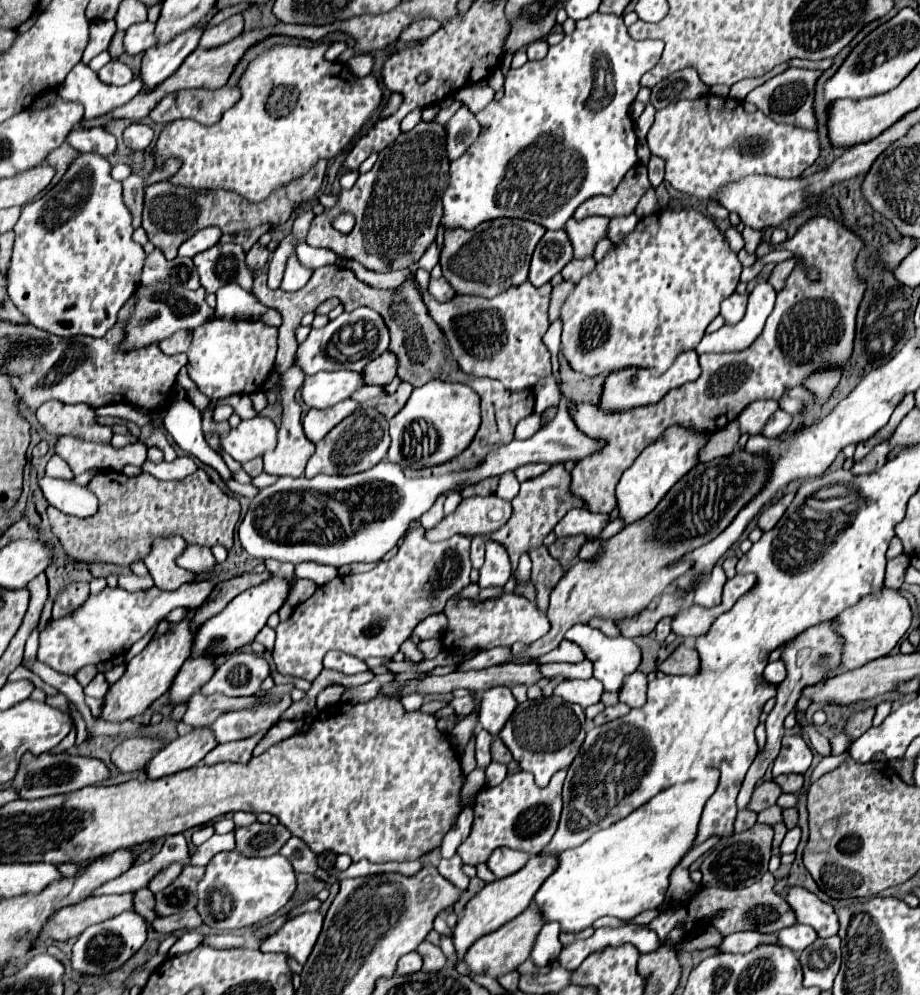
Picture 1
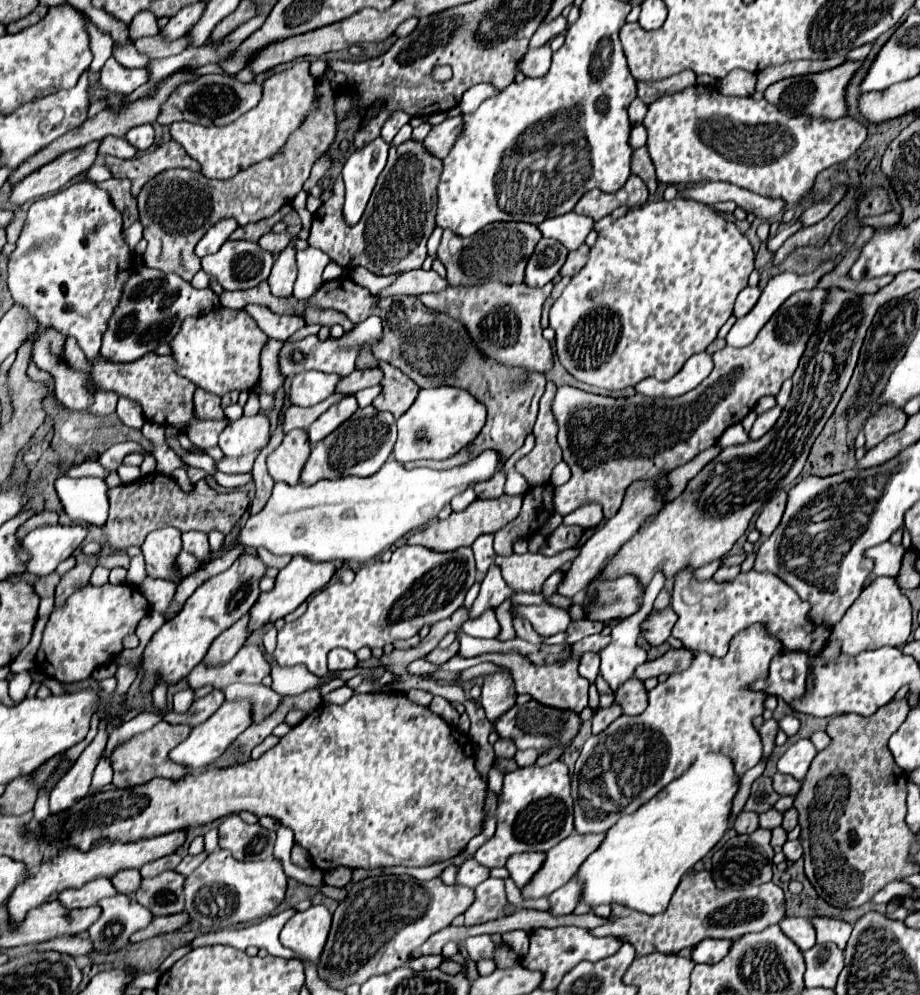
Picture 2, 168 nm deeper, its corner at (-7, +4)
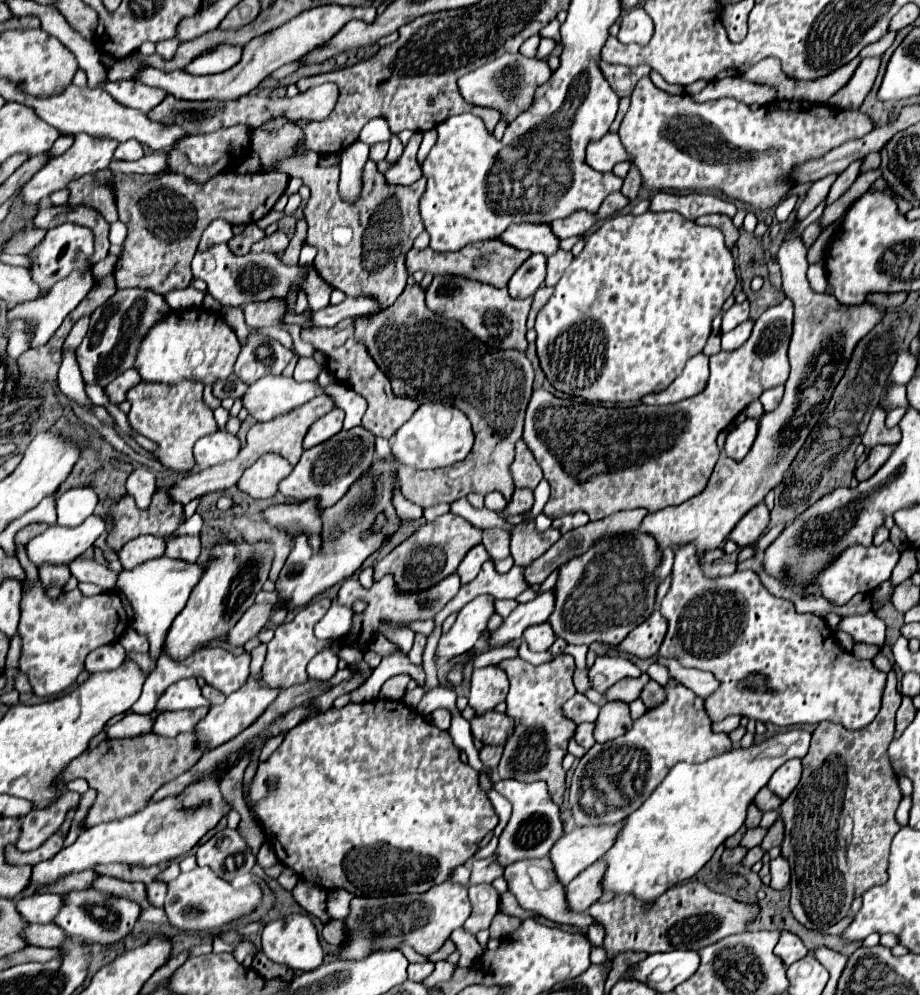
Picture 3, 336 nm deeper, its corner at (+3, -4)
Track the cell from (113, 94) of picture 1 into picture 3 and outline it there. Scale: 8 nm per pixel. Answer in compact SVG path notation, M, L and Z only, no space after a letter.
M217 48L217 52L207 52L205 56L193 60L189 68L185 68L191 74L219 74L229 68L233 68L241 60L241 50L239 48Z

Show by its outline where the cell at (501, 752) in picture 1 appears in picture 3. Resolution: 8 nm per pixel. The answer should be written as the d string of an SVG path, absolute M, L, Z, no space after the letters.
M499 744L499 746L483 746L483 748L479 750L479 758L481 758L481 762L483 762L485 766L489 766L491 770L495 770L497 764L499 764L501 752L503 752L503 746L501 746L501 744Z

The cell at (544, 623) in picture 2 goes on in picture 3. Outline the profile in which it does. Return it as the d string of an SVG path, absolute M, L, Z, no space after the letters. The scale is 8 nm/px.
M543 622L543 624L537 624L537 626L529 626L523 632L523 638L527 640L527 644L533 652L545 652L555 642L555 632L551 630L551 626L547 622Z

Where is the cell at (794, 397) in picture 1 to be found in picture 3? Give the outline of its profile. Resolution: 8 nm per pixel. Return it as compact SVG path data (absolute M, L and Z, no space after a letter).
M775 386L775 388L769 388L761 394L759 402L763 404L763 410L765 412L771 412L779 402L781 402L781 396L783 396L783 386Z

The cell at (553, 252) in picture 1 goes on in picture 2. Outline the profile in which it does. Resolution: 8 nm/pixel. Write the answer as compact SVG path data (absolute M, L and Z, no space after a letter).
M541 238L533 256L529 258L527 270L525 270L525 284L533 286L533 288L541 288L547 282L551 282L561 266L567 260L567 248L553 240L553 238Z

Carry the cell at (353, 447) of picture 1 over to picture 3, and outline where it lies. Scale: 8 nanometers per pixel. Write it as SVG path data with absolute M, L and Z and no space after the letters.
M357 426L349 432L341 430L339 434L335 434L323 444L317 444L311 450L303 450L299 464L287 478L281 480L279 492L285 498L293 500L317 500L319 510L333 506L349 490L349 484L353 484L353 480L357 480L357 476L361 476L361 472L365 472L365 468L369 468L369 464L373 462L375 454L373 438L375 438L373 434Z

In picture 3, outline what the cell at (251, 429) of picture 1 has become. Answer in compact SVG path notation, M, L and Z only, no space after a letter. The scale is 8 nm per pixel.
M217 430L195 442L193 456L195 456L195 462L199 464L199 468L205 470L205 468L223 464L227 460L233 460L239 450L241 450L241 446L239 446L237 436L233 436L225 430Z

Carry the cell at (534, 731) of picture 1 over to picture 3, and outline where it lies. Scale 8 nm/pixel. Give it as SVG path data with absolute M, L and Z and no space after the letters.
M495 710L485 714L475 714L469 720L469 724L473 738L481 740L483 744L505 744L509 732L513 732L513 720Z

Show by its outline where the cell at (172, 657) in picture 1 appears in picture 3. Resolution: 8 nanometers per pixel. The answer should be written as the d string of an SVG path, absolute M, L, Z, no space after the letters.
M219 540L209 554L205 564L205 572L197 586L193 588L187 606L183 612L173 620L173 626L165 640L165 652L175 660L183 660L193 650L209 644L211 640L227 634L243 612L255 602L257 592L261 590L263 582L269 576L275 552L269 544L235 544L231 540Z

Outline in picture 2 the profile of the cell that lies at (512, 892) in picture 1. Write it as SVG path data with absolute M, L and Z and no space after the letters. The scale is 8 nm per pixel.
M573 832L567 840L563 840L563 844L551 848L551 852L545 854L547 858L543 866L521 888L521 896L525 900L543 898L567 884L575 876L579 864L583 864L583 860L601 844L601 840L603 834L579 836L577 832Z

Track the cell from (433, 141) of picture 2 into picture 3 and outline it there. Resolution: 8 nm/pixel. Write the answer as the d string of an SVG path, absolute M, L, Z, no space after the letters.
M413 134L409 144L403 150L403 156L399 158L399 162L395 166L391 166L385 172L385 180L387 184L399 184L399 186L409 186L415 180L419 180L419 164L417 164L417 150L419 150L419 134Z

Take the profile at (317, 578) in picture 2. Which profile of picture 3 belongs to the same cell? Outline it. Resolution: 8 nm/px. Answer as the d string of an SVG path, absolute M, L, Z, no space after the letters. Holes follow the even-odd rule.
M395 456L381 460L375 458L373 464L367 468L367 472L361 474L361 478L357 478L351 488L347 490L347 494L333 504L331 508L325 508L325 512L321 512L321 550L315 552L309 546L309 538L305 534L299 534L295 538L295 548L291 550L281 576L277 580L277 592L281 596L281 602L287 604L289 610L305 606L311 598L315 598L317 594L325 592L327 588L331 588L337 582L343 582L347 578L351 578L361 564L381 548L381 544L385 542L385 538L391 538L401 520L395 514L393 508L393 488L395 488L395 480L397 480L397 470L399 470L399 462ZM383 512L385 514L385 524L379 530L373 530L375 518L377 514Z

